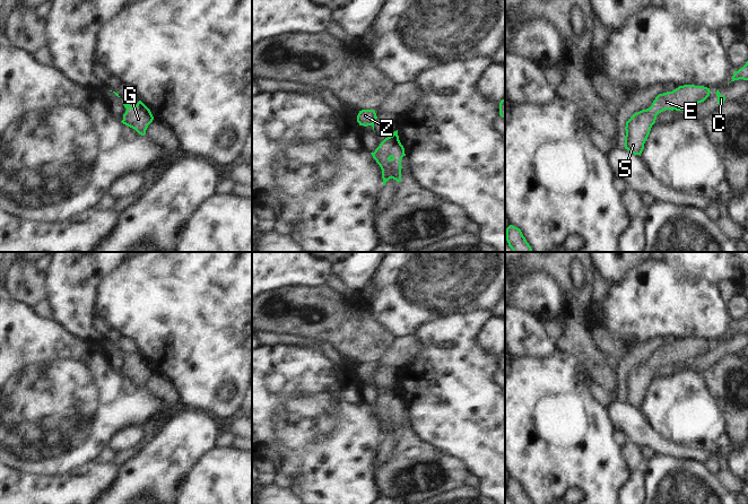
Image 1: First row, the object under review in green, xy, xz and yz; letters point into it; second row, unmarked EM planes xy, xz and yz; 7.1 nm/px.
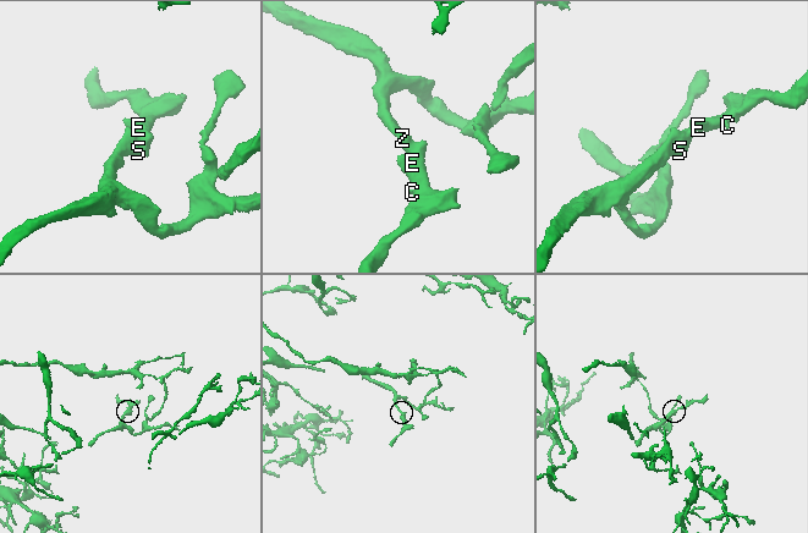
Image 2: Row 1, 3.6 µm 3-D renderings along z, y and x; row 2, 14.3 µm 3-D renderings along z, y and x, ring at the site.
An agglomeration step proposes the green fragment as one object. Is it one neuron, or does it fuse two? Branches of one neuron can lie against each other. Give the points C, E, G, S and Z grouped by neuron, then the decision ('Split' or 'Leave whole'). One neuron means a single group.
Groups: C E G S Z. Leave whole

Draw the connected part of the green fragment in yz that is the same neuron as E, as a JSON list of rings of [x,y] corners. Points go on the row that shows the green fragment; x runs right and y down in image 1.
[[[684,85],[672,92],[659,94],[649,108],[635,113],[626,122],[625,149],[641,156],[659,113],[666,110],[692,110],[704,102],[710,93],[710,88],[704,86]]]

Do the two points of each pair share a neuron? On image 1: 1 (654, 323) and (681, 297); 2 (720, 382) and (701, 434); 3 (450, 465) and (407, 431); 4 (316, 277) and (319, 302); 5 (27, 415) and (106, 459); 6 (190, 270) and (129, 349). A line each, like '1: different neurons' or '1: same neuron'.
1: same neuron
2: different neurons
3: same neuron
4: different neurons
5: different neurons
6: different neurons

